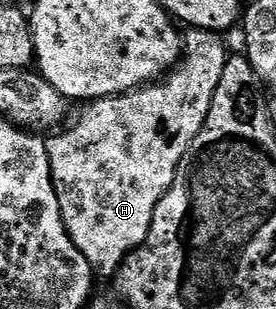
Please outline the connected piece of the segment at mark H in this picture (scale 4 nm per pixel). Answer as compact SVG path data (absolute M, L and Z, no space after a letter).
M194 28L187 32L182 37L182 60L167 76L129 93L98 97L87 102L77 121L69 120L47 138L52 186L58 197L64 226L74 247L86 255L86 263L90 263L93 274L115 275L129 252L144 244L144 234L152 226L152 211L158 207L168 186L174 183L180 161L206 123L230 50L224 46L225 38L219 33Z

